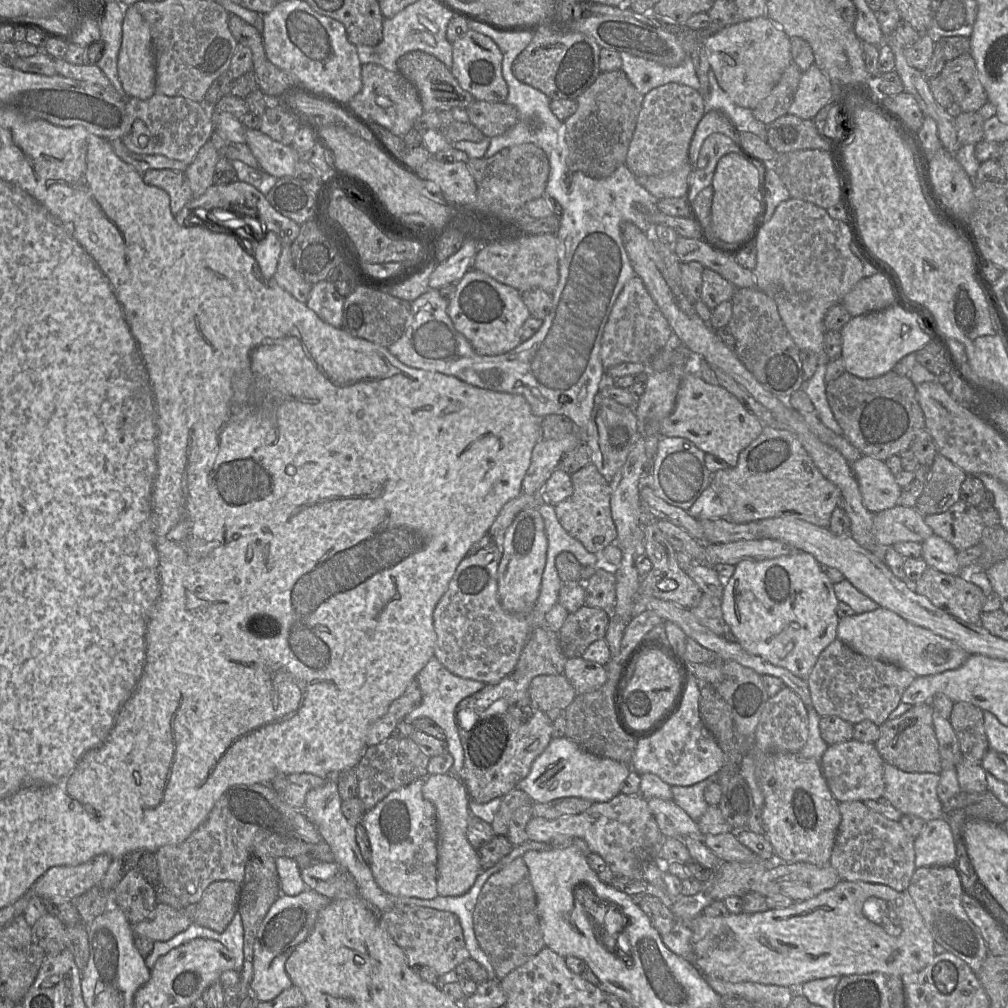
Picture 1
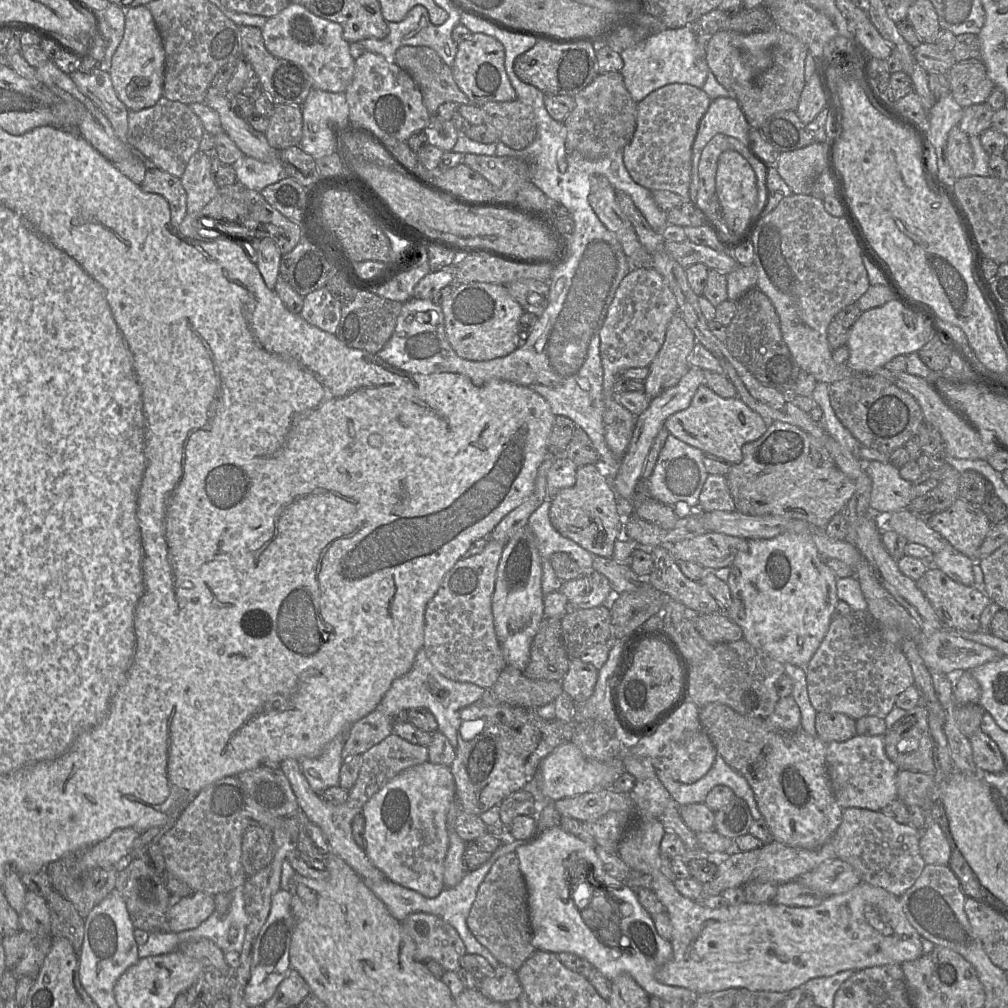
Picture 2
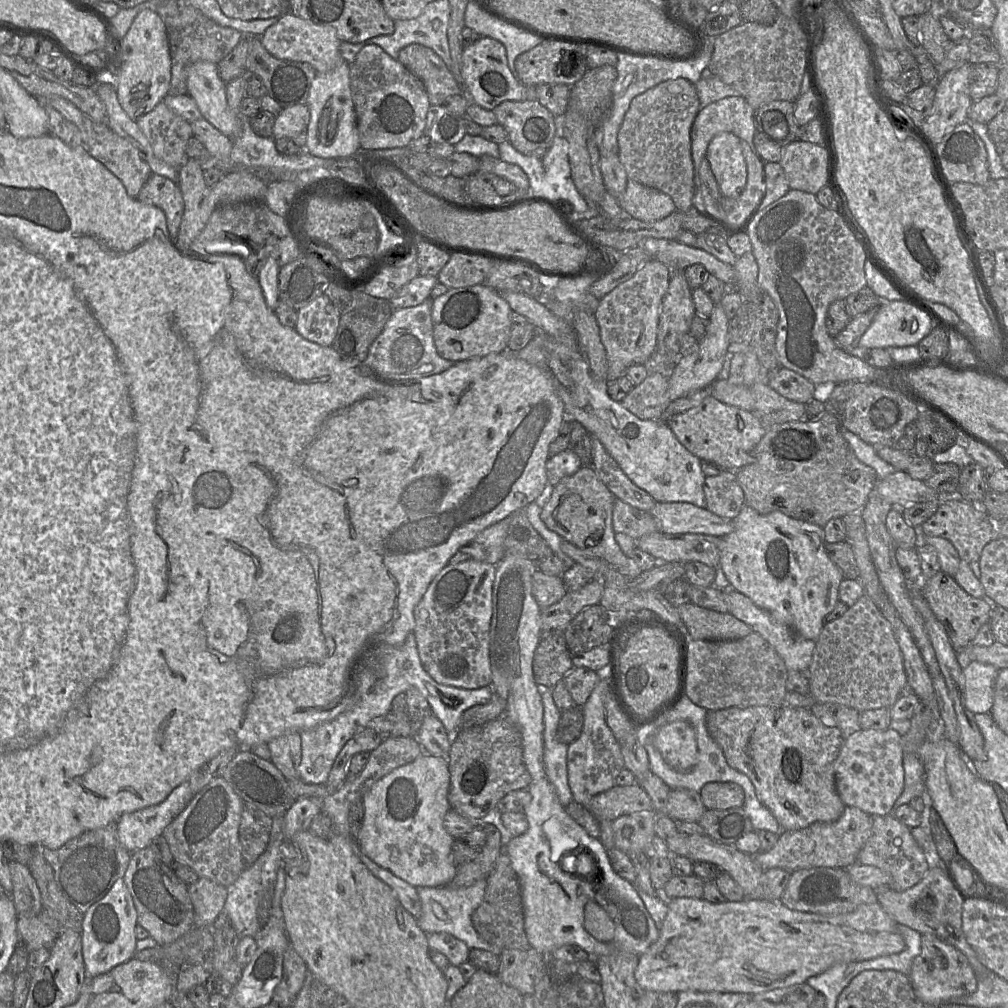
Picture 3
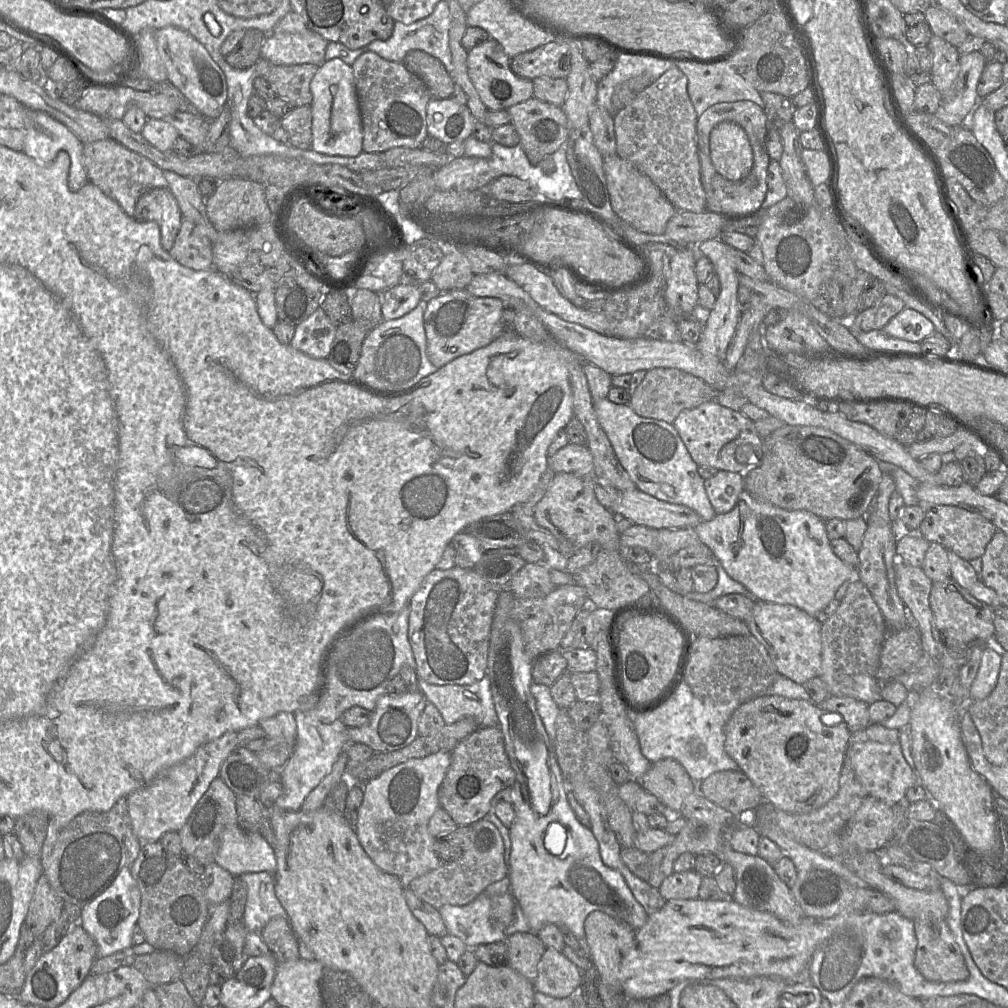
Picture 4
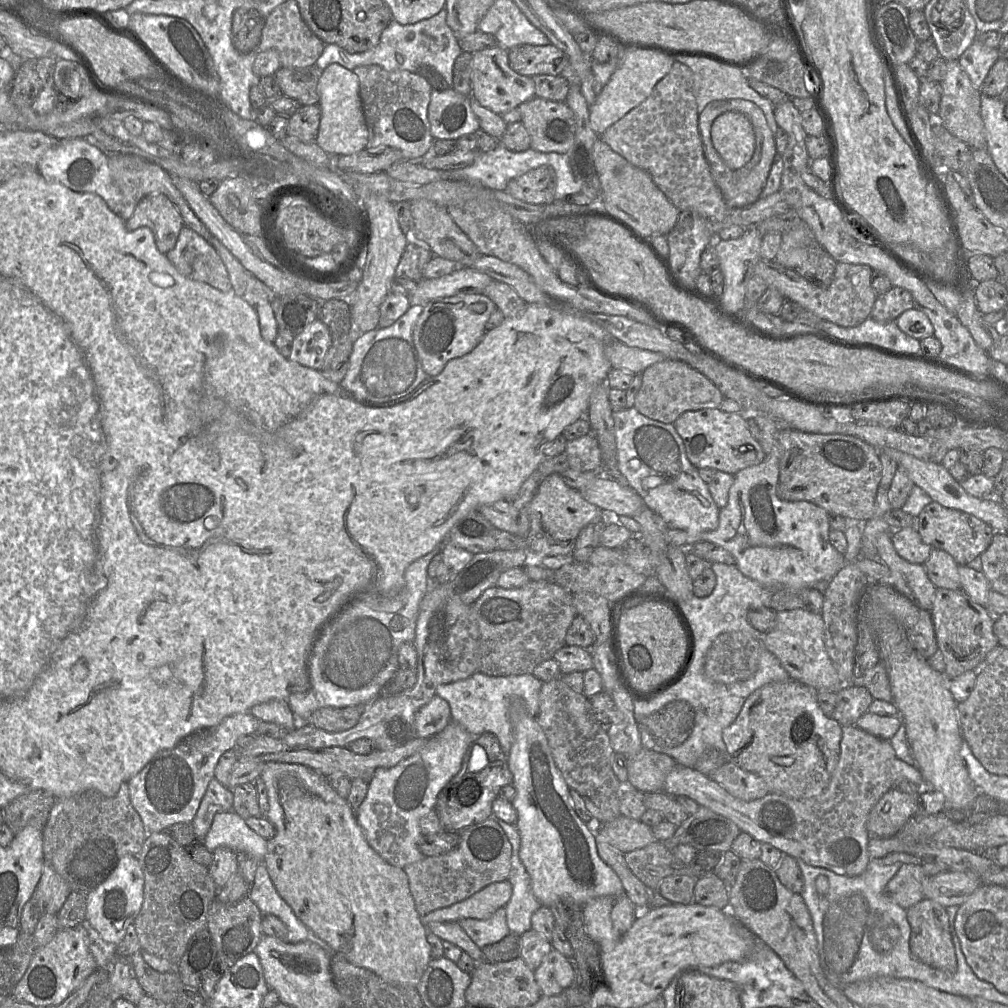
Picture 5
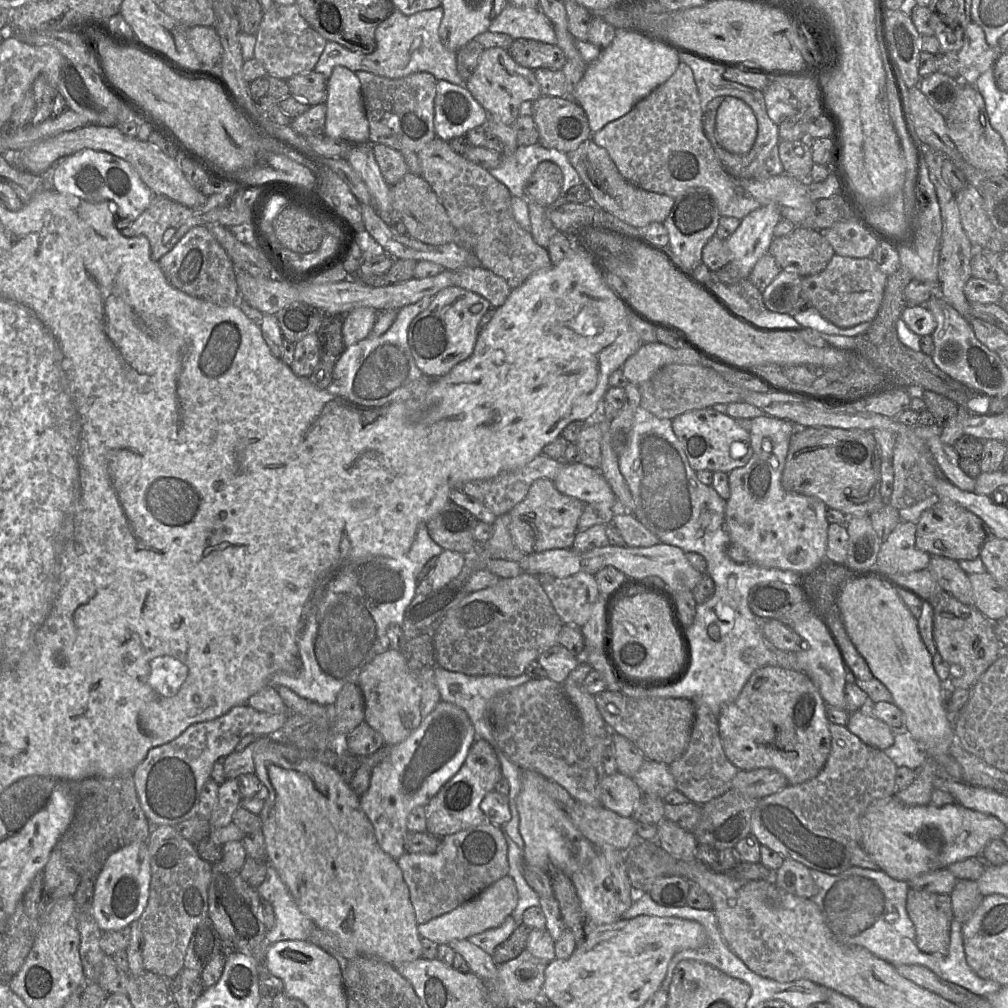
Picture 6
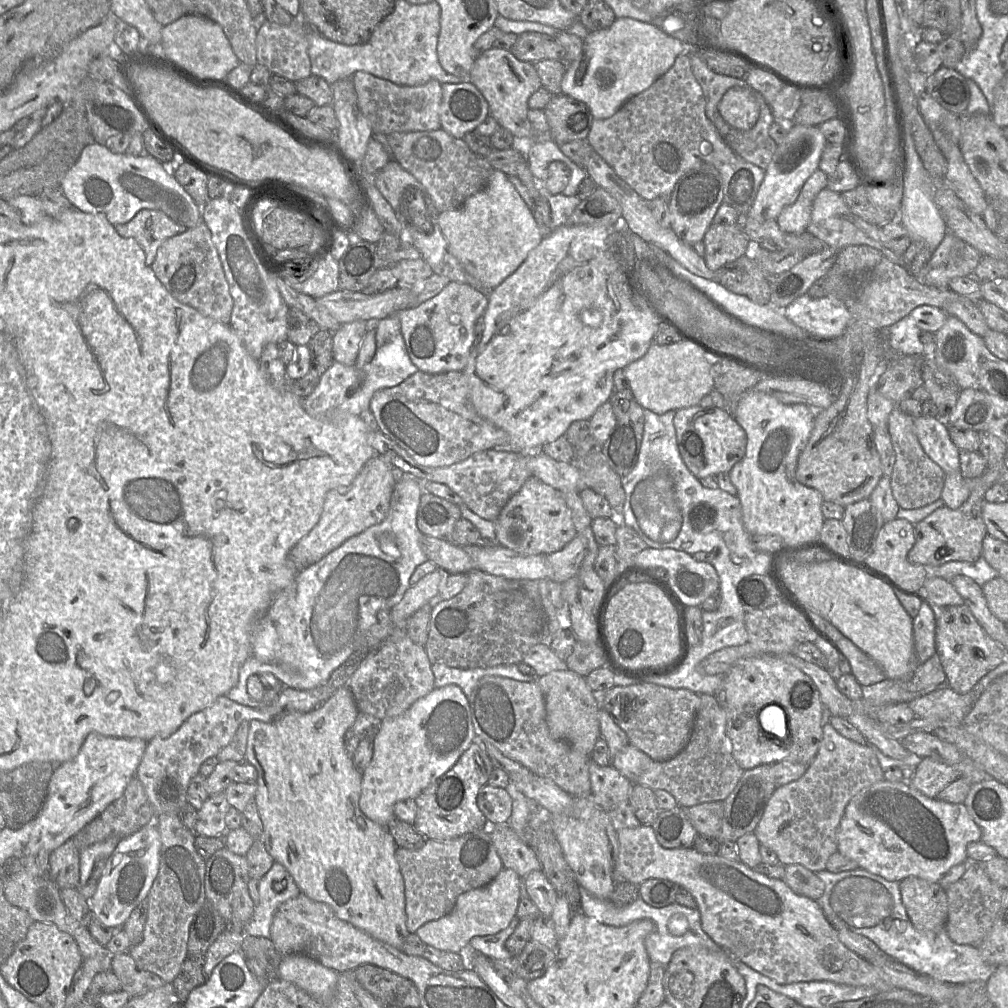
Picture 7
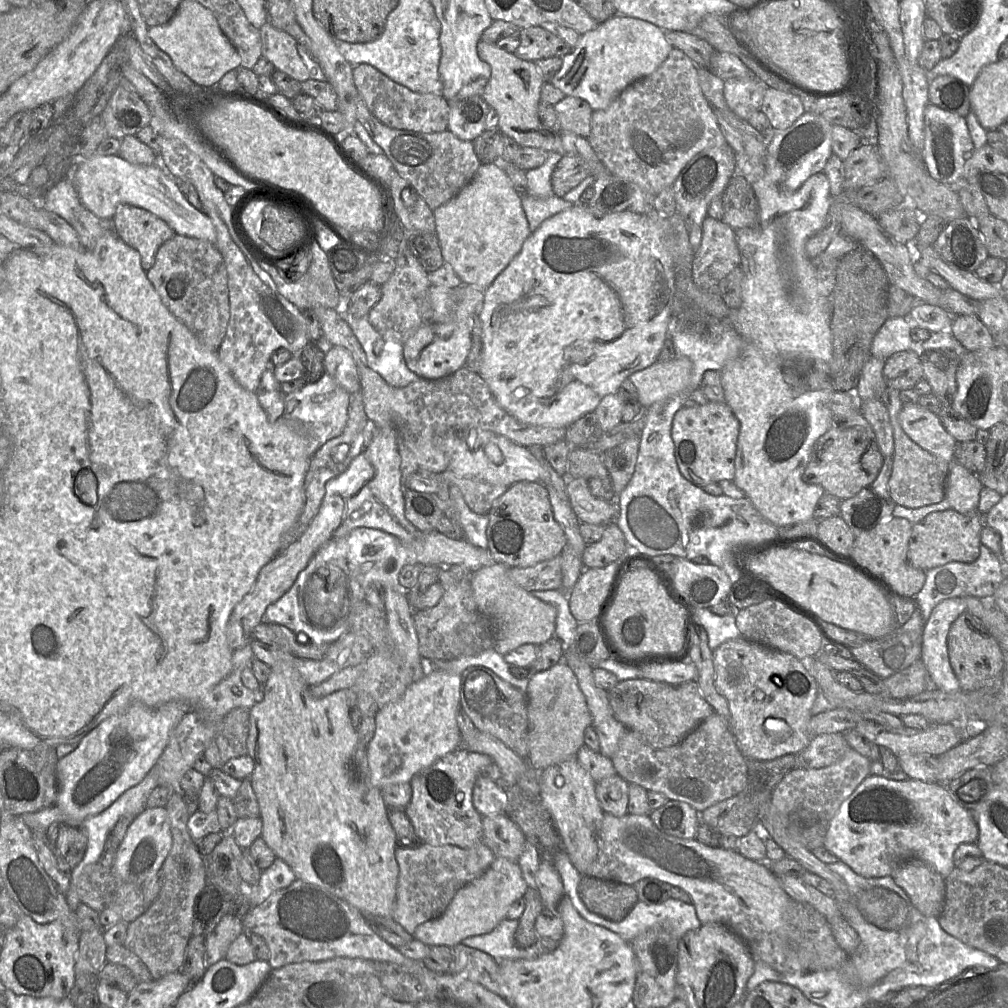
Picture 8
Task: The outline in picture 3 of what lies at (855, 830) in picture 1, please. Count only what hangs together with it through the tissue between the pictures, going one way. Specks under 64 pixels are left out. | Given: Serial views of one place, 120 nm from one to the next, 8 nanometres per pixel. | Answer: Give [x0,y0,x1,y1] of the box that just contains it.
[857,814,930,891]

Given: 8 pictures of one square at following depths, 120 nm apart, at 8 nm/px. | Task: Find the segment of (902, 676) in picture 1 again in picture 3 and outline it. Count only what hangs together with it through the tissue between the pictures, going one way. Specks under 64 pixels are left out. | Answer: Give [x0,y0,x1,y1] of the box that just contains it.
[809,594,907,712]

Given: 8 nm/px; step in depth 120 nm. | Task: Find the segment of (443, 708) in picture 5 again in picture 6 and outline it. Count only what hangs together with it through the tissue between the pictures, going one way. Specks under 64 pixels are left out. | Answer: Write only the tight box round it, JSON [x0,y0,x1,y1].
[358,649,442,746]

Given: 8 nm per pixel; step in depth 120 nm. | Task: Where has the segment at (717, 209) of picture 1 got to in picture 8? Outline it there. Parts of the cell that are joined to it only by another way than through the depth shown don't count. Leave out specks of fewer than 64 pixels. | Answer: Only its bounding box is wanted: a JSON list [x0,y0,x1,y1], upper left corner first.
[724,78,768,120]

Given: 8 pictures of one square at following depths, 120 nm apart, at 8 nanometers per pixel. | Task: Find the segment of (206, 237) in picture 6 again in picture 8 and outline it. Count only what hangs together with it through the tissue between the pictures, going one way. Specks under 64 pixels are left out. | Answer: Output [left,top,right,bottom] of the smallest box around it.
[146,234,230,351]

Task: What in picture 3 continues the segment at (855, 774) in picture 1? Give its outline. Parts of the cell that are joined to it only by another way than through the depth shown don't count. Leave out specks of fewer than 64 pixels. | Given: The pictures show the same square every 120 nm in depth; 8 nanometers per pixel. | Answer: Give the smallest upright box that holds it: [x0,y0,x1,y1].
[835,729,904,815]

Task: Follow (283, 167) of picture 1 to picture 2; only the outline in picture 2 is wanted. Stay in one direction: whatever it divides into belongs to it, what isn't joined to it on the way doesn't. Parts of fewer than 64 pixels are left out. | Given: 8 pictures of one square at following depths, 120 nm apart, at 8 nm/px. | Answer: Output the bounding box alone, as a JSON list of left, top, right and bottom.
[204,93,278,161]

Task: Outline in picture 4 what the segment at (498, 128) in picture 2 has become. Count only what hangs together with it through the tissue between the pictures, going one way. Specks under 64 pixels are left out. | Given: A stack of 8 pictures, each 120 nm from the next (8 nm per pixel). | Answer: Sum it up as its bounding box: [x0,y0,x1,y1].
[507,97,570,165]

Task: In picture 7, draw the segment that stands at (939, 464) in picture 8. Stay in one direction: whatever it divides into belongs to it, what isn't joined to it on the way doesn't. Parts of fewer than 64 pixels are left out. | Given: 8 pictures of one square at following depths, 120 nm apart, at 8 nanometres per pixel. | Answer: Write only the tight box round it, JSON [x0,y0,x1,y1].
[888,405,946,509]

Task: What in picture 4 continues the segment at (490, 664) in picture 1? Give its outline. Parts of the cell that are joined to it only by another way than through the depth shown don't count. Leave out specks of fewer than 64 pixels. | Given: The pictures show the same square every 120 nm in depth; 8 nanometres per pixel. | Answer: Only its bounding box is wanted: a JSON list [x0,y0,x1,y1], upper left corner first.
[408,567,500,685]

